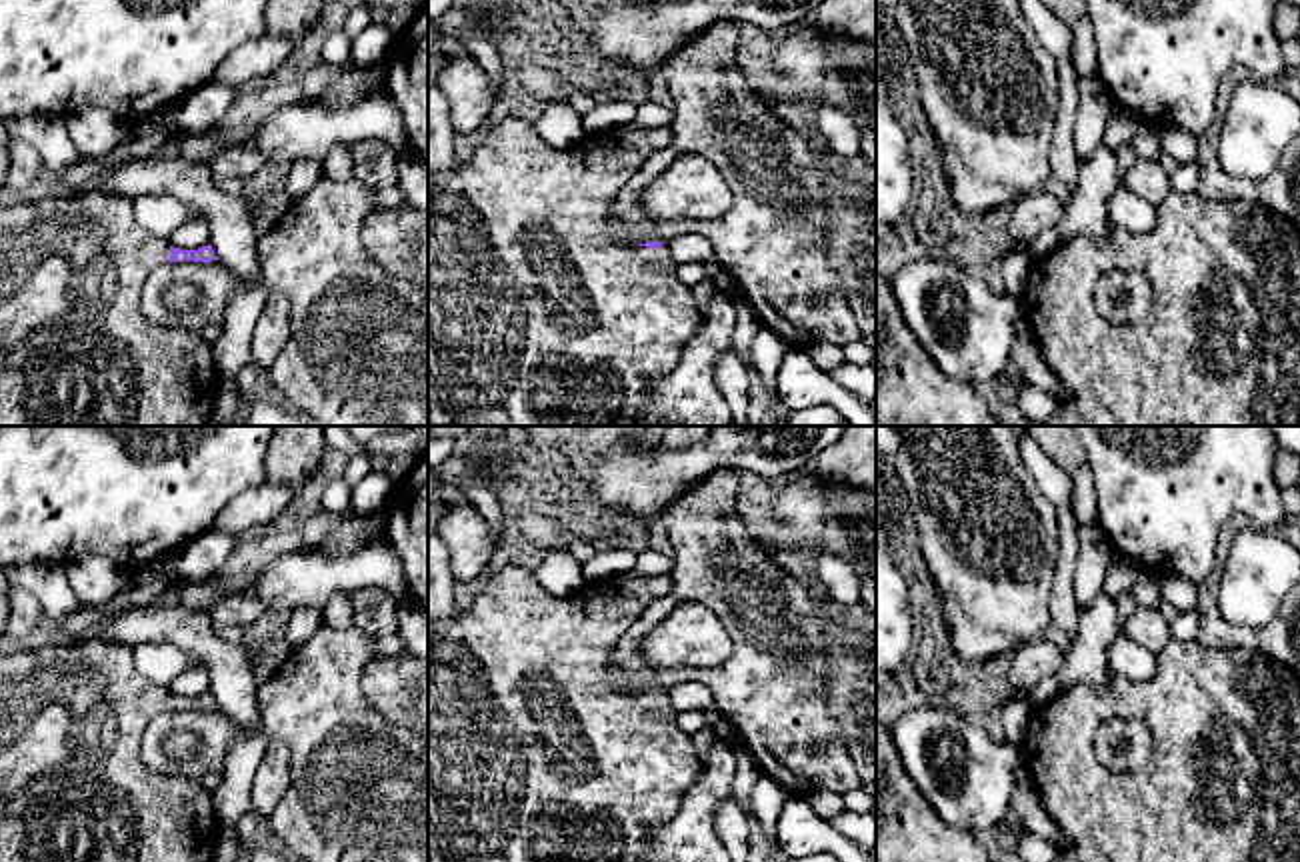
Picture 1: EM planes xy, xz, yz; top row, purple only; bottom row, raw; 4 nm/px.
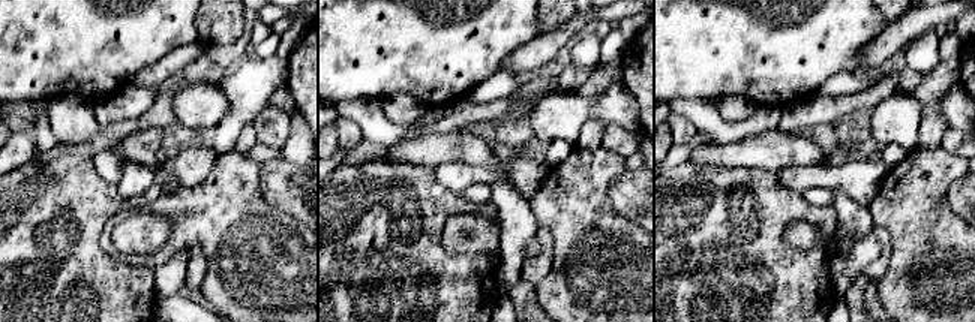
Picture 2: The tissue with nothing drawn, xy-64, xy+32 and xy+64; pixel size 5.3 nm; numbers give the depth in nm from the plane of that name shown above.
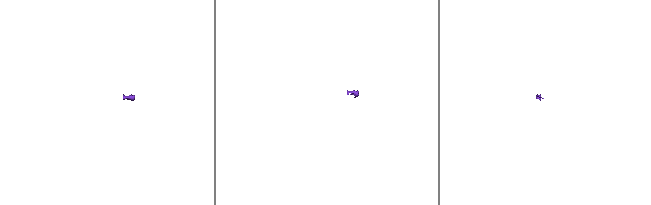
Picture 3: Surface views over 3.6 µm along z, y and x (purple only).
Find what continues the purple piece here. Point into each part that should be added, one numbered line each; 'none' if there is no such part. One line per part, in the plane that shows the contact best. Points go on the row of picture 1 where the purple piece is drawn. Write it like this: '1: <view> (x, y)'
1: xz (534, 316)

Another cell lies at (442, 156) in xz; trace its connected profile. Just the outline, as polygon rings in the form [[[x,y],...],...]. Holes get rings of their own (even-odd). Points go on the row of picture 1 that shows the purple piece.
[[[428,76],[428,174],[456,170],[460,162],[454,150],[448,100],[436,84],[436,76]]]

